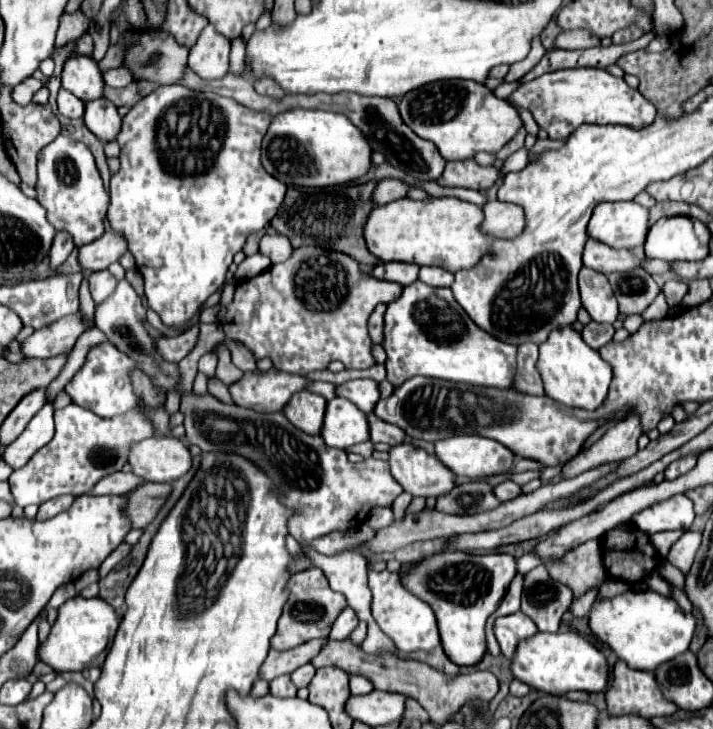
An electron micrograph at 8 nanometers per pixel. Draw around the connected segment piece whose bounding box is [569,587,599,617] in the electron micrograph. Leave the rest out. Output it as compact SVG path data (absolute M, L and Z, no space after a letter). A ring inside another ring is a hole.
M595 587L595 589L593 589L593 595L583 595L583 597L575 599L569 611L571 611L571 613L575 613L577 617L585 617L585 615L587 615L587 607L589 607L589 603L597 597L597 593L599 593L599 589Z

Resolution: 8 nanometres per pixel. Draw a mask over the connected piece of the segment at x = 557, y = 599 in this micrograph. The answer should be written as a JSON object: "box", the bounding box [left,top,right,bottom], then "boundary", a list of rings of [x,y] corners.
{"box":[521,565,573,633],"boundary":[[[543,565],[527,573],[521,597],[521,611],[535,621],[539,631],[555,633],[571,601],[573,591],[567,585],[551,579]]]}

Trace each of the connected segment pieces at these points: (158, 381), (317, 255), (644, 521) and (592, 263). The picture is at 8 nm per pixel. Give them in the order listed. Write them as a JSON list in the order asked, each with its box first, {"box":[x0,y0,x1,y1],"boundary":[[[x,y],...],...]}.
[{"box":[95,279,181,393],"boundary":[[[123,279],[119,281],[115,295],[111,295],[111,299],[103,301],[97,309],[95,309],[95,327],[99,327],[107,339],[119,347],[119,351],[123,351],[125,355],[129,355],[135,365],[147,375],[151,377],[151,381],[155,383],[155,387],[163,387],[165,393],[171,393],[177,389],[181,373],[177,363],[169,363],[165,361],[159,353],[157,353],[157,345],[155,339],[147,333],[145,329],[145,307],[141,303],[141,297],[133,291],[133,287]]]},{"box":[221,245,403,375],"boundary":[[[305,245],[293,249],[293,257],[289,257],[285,263],[271,265],[265,273],[259,273],[249,281],[241,281],[221,325],[229,339],[247,345],[255,359],[269,357],[279,371],[307,375],[309,371],[327,369],[331,361],[341,361],[347,369],[369,369],[375,365],[375,361],[371,355],[367,319],[377,303],[391,303],[401,295],[401,291],[403,285],[399,283],[381,281],[369,273],[363,273],[359,263],[345,253]]]},{"box":[631,495,695,537],"boundary":[[[673,495],[665,501],[653,503],[645,511],[639,511],[631,517],[635,527],[649,537],[659,531],[673,531],[673,529],[689,529],[695,519],[693,501],[685,495]]]},{"box":[583,239,647,275],"boundary":[[[589,239],[583,253],[583,265],[589,269],[595,269],[603,275],[617,273],[617,271],[633,271],[643,267],[647,261],[647,255],[641,247],[637,249],[611,249],[599,241]]]}]

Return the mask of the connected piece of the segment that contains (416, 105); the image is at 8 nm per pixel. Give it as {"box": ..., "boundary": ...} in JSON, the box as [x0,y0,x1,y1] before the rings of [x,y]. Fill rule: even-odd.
{"box":[399,79,523,161],"boundary":[[[463,79],[427,83],[403,95],[399,113],[405,125],[409,125],[421,139],[435,143],[447,161],[473,159],[479,151],[497,153],[523,127],[515,107],[503,99],[497,99],[493,91],[483,87],[483,83]]]}

